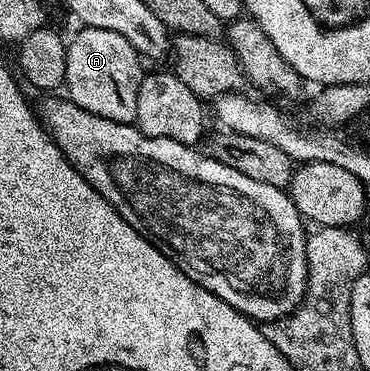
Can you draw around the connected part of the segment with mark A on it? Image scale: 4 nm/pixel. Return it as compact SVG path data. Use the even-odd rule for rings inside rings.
M80 27L67 42L66 75L63 88L66 96L78 107L90 111L94 115L102 115L102 119L114 119L123 125L131 125L138 115L138 87L142 76L142 58L136 49L118 35L118 31L106 31L102 27Z

